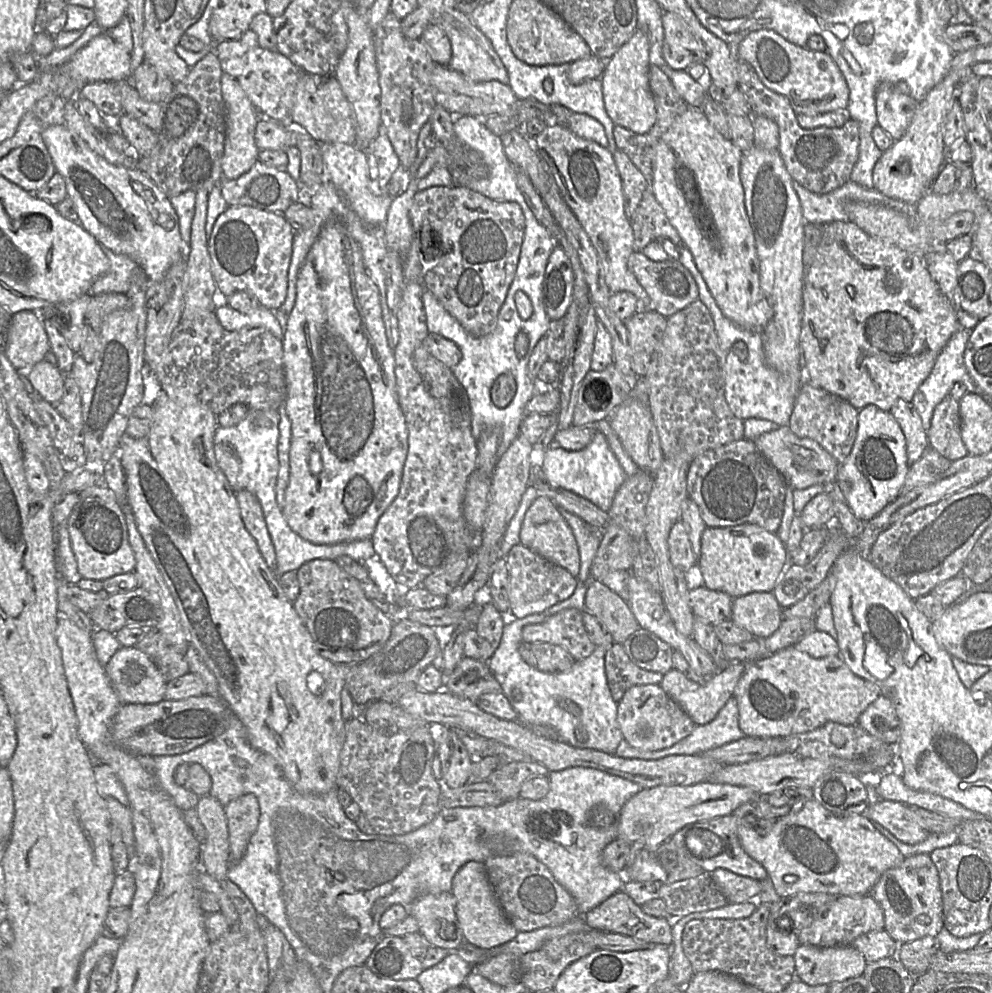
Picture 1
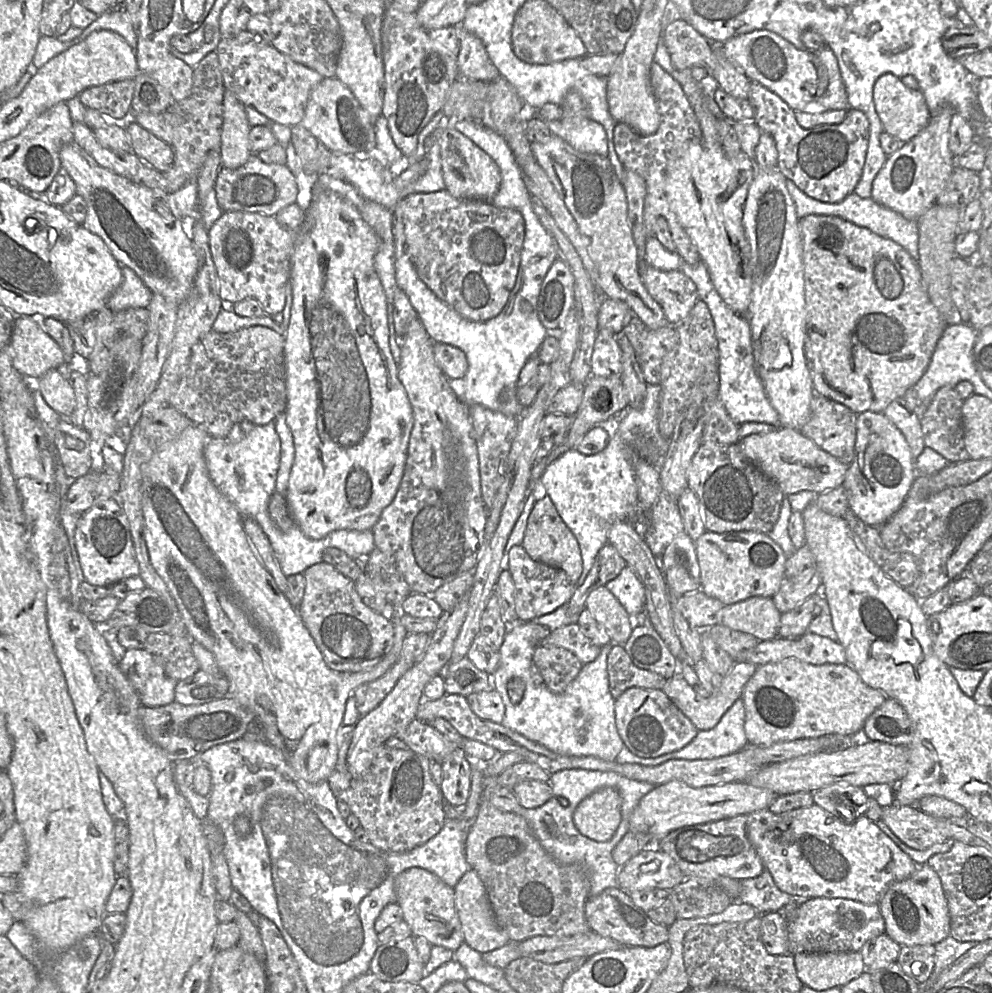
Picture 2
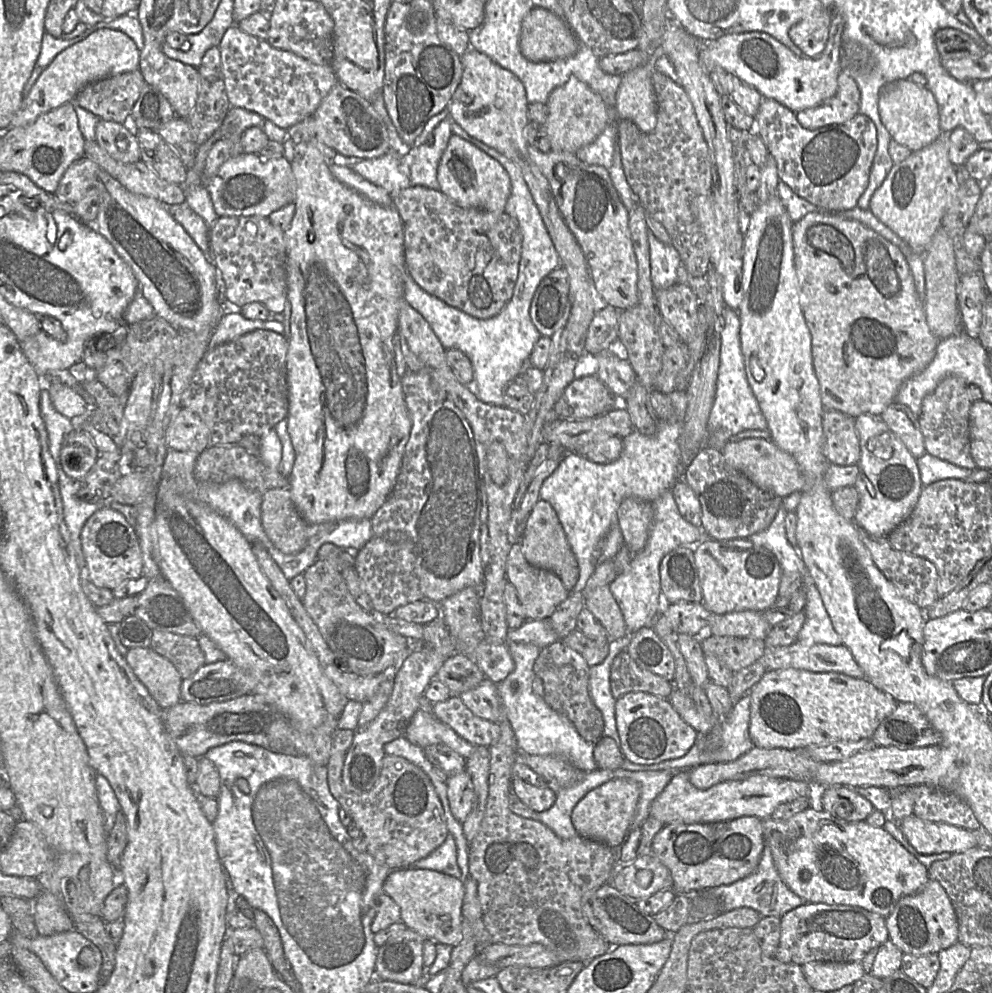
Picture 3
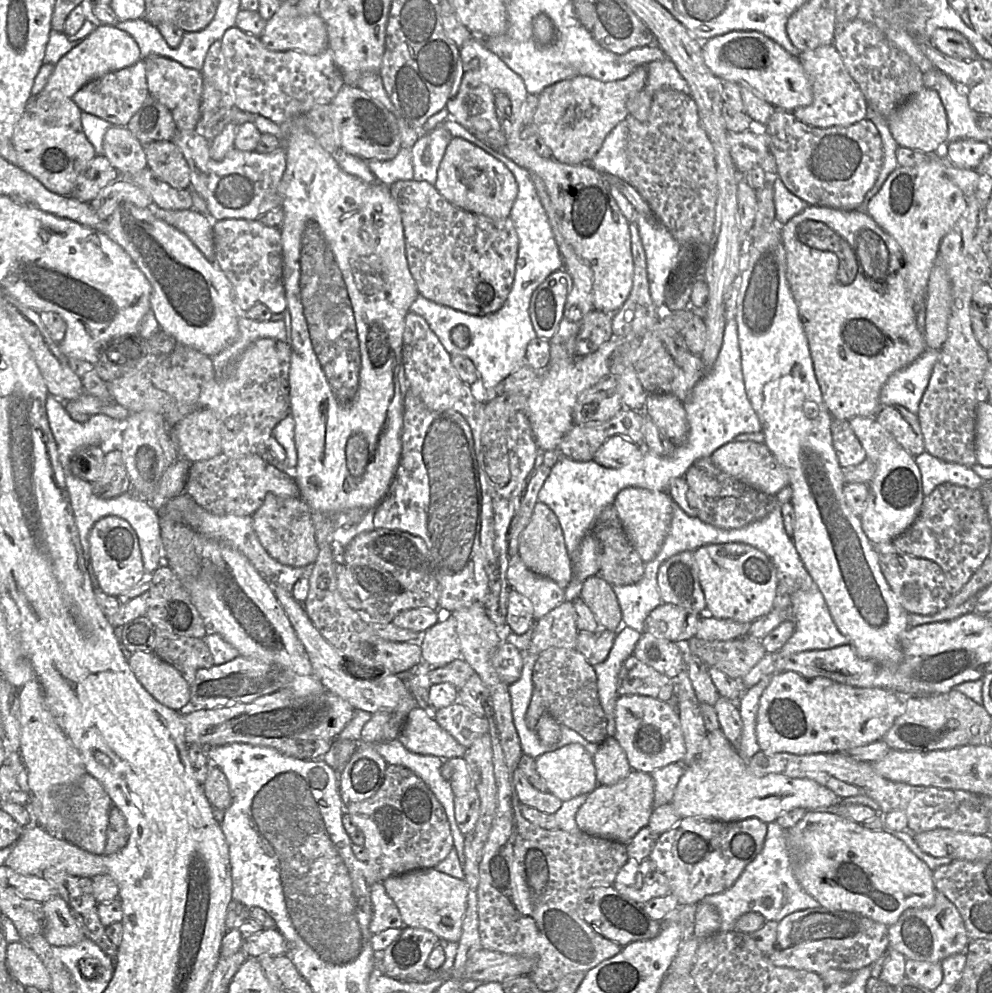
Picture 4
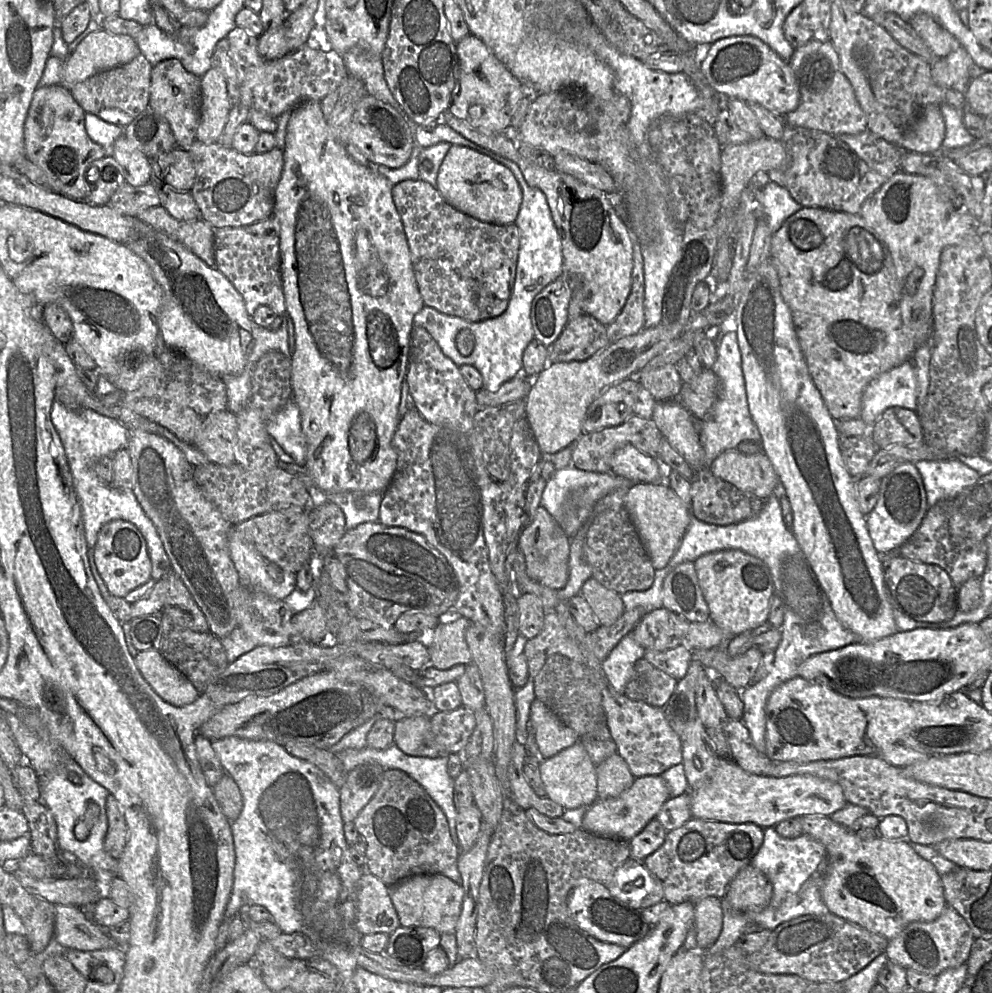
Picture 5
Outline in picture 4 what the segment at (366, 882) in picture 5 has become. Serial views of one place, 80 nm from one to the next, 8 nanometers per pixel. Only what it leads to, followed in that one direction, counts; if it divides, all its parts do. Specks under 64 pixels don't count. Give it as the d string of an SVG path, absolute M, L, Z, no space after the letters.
M376 882L371 887L371 902L373 917L369 924L372 935L389 928L403 928L401 914L394 901L388 896L382 882Z

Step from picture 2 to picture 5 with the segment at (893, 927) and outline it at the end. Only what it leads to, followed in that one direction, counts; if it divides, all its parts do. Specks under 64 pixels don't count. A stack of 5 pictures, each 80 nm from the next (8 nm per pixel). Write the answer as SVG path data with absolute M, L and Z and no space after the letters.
M947 904L935 920L908 924L897 936L888 941L885 952L891 962L905 969L911 968L937 977L946 969L966 964L975 939L965 919Z

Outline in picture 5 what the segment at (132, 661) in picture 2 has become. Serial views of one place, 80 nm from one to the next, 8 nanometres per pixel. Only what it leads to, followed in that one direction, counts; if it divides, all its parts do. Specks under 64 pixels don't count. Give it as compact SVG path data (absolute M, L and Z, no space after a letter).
M140 651L134 661L143 678L165 702L183 707L192 704L200 696L192 683L160 652Z

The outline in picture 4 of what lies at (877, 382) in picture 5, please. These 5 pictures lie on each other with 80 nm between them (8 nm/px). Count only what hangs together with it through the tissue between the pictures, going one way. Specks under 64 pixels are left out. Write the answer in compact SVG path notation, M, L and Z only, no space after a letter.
M927 349L911 364L890 375L881 389L881 406L901 405L917 415L939 353Z

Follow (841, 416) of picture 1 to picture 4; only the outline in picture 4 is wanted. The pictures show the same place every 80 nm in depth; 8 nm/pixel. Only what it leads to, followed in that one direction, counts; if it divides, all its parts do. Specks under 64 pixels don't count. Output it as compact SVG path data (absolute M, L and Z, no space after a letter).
M832 418L830 430L833 447L843 469L856 466L866 460L866 452L848 420Z

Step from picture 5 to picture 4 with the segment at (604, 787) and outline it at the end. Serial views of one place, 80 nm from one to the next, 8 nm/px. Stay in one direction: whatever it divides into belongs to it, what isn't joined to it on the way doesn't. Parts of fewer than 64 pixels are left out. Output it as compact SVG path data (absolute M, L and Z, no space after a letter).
M607 737L593 758L598 785L614 785L632 771L624 750L614 737Z

